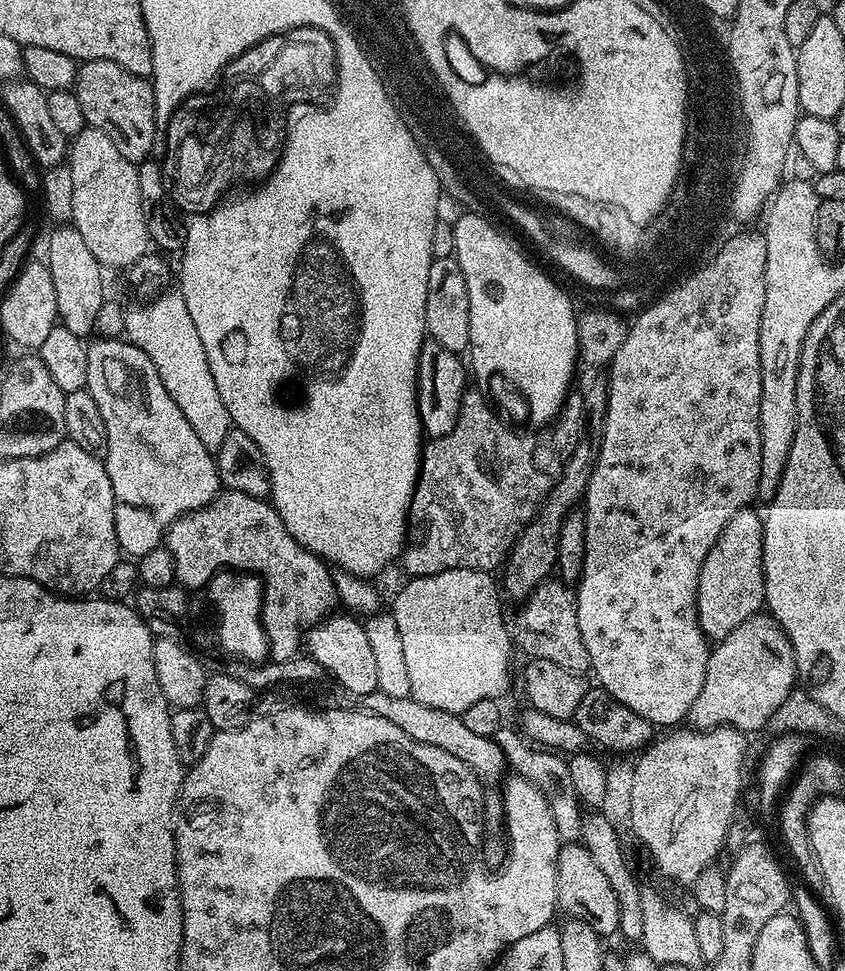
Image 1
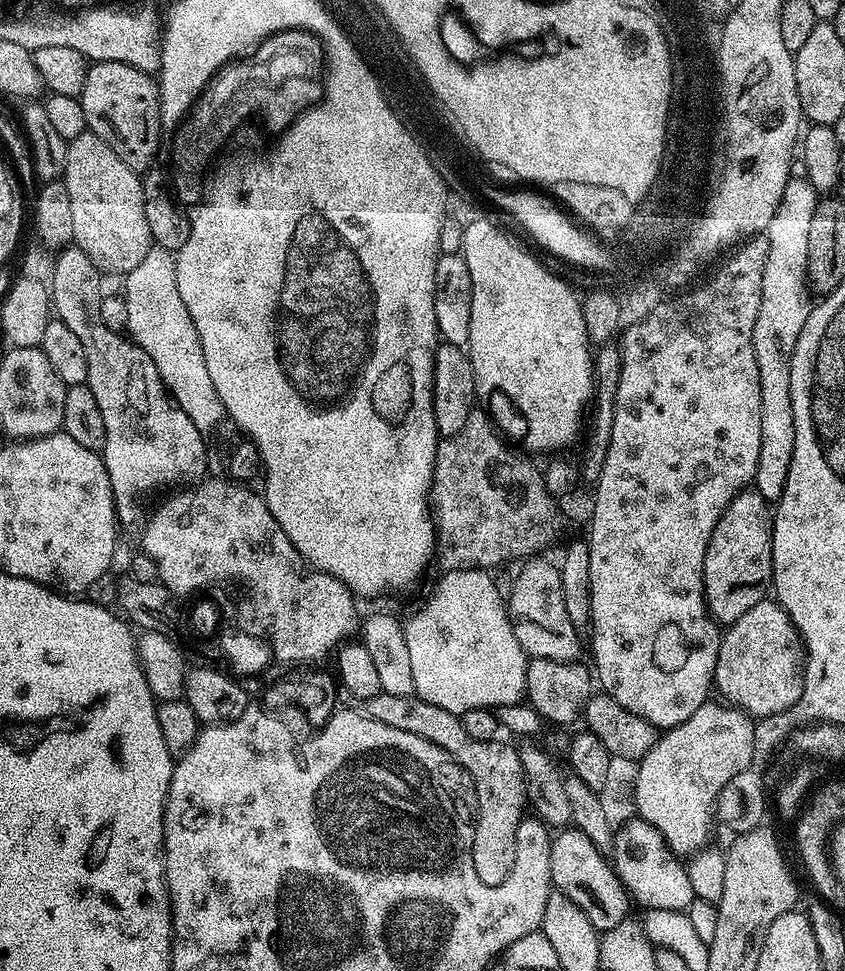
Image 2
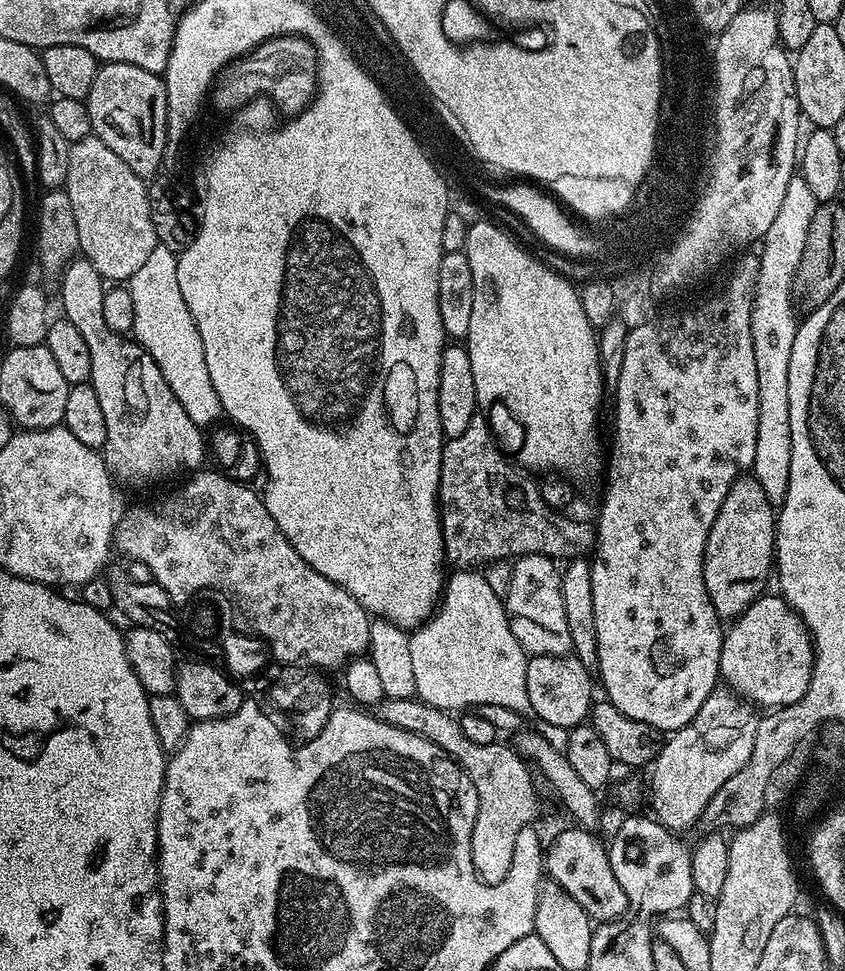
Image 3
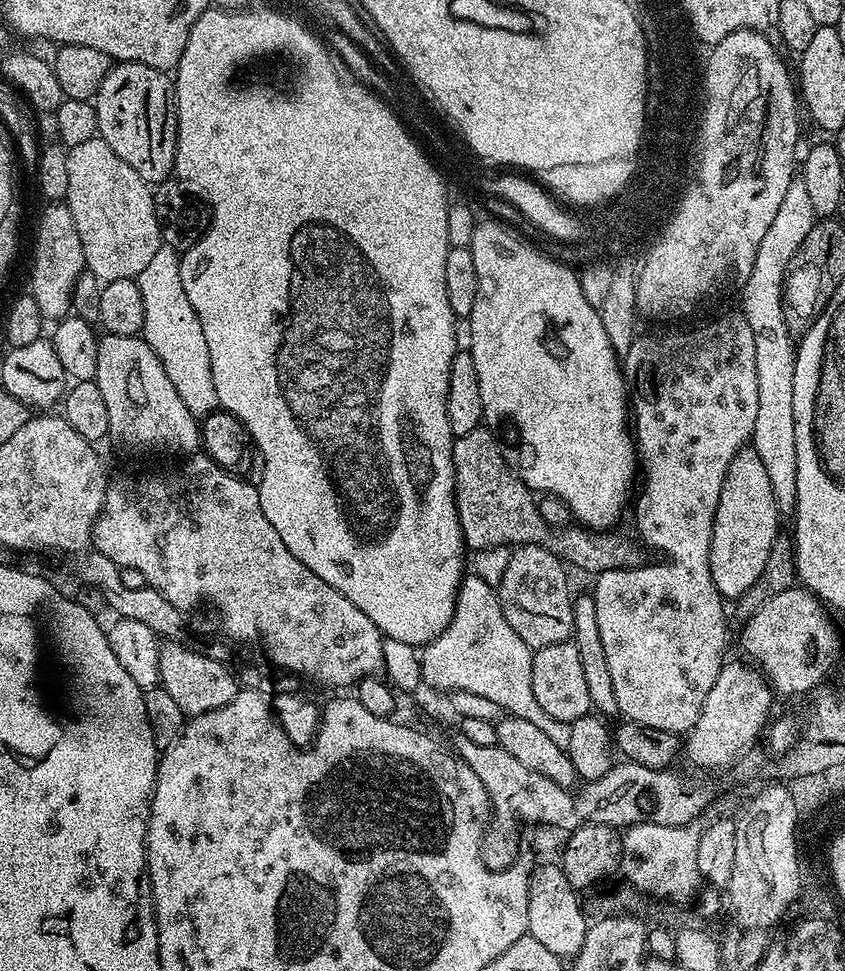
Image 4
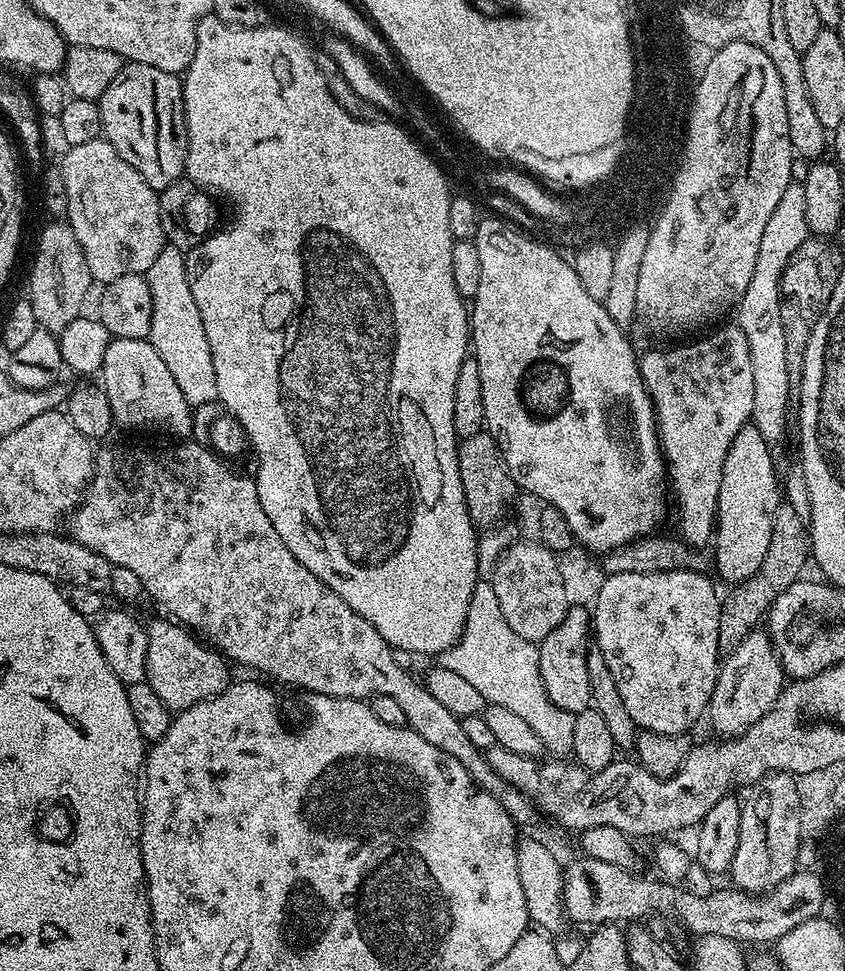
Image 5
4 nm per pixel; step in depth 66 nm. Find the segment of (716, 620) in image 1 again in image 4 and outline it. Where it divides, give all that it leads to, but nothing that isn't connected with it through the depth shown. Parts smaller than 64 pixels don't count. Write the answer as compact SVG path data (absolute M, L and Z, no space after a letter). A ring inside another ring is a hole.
M750 446L741 448L730 462L730 470L726 470L726 478L722 482L708 555L714 586L725 601L739 600L746 590L750 590L750 586L758 582L758 578L762 578L766 562L774 556L772 547L776 544L780 519L782 513L774 502L774 489L770 487L770 478L766 478L766 470L762 470L758 454Z

